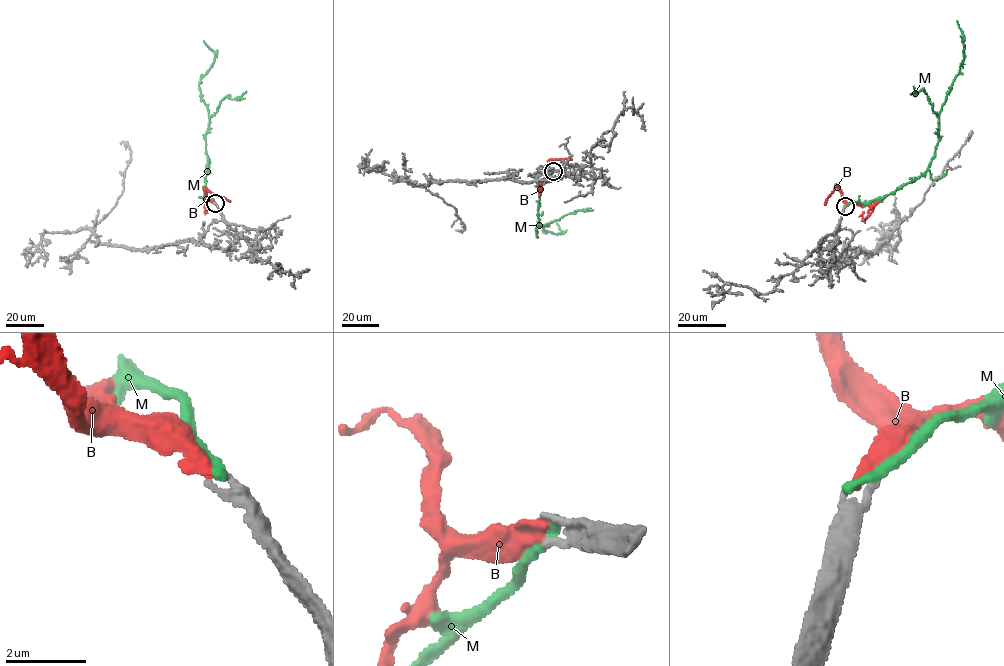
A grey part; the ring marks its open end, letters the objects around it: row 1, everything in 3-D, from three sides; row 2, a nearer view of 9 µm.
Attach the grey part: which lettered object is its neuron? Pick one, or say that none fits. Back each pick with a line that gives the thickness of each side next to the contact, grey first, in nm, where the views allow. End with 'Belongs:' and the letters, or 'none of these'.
B: 140 nm thick on the grey side, 480 nm on the other
Belongs: B

